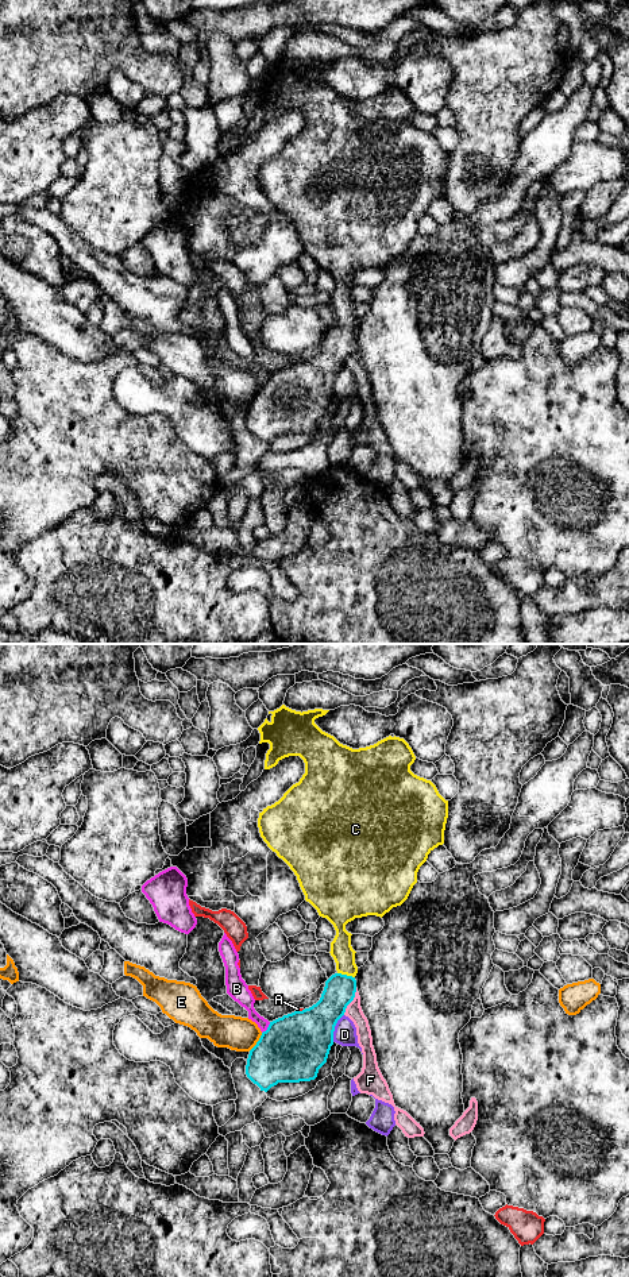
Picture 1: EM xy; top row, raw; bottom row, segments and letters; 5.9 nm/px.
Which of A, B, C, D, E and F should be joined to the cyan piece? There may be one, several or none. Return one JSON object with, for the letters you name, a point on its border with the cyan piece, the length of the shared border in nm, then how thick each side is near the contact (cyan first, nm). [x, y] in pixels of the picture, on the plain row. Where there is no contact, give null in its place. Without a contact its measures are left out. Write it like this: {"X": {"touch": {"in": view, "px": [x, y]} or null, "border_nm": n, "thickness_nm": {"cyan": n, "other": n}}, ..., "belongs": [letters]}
{"C": {"touch": {"in": "xy", "px": [346, 327]}, "border_nm": 110, "thickness_nm": {"cyan": 190, "other": 130}}, "belongs": ["C"]}

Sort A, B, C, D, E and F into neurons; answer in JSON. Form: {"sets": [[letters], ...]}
{"sets": [["A", "D"], ["B"], ["C"], ["E"], ["F"]]}

